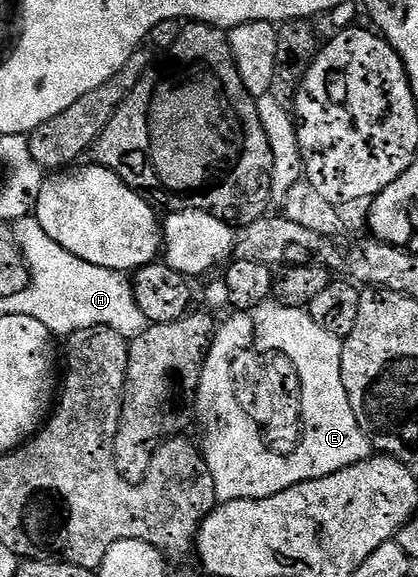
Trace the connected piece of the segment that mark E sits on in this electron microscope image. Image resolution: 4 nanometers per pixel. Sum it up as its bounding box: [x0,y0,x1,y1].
[195,301,373,503]

